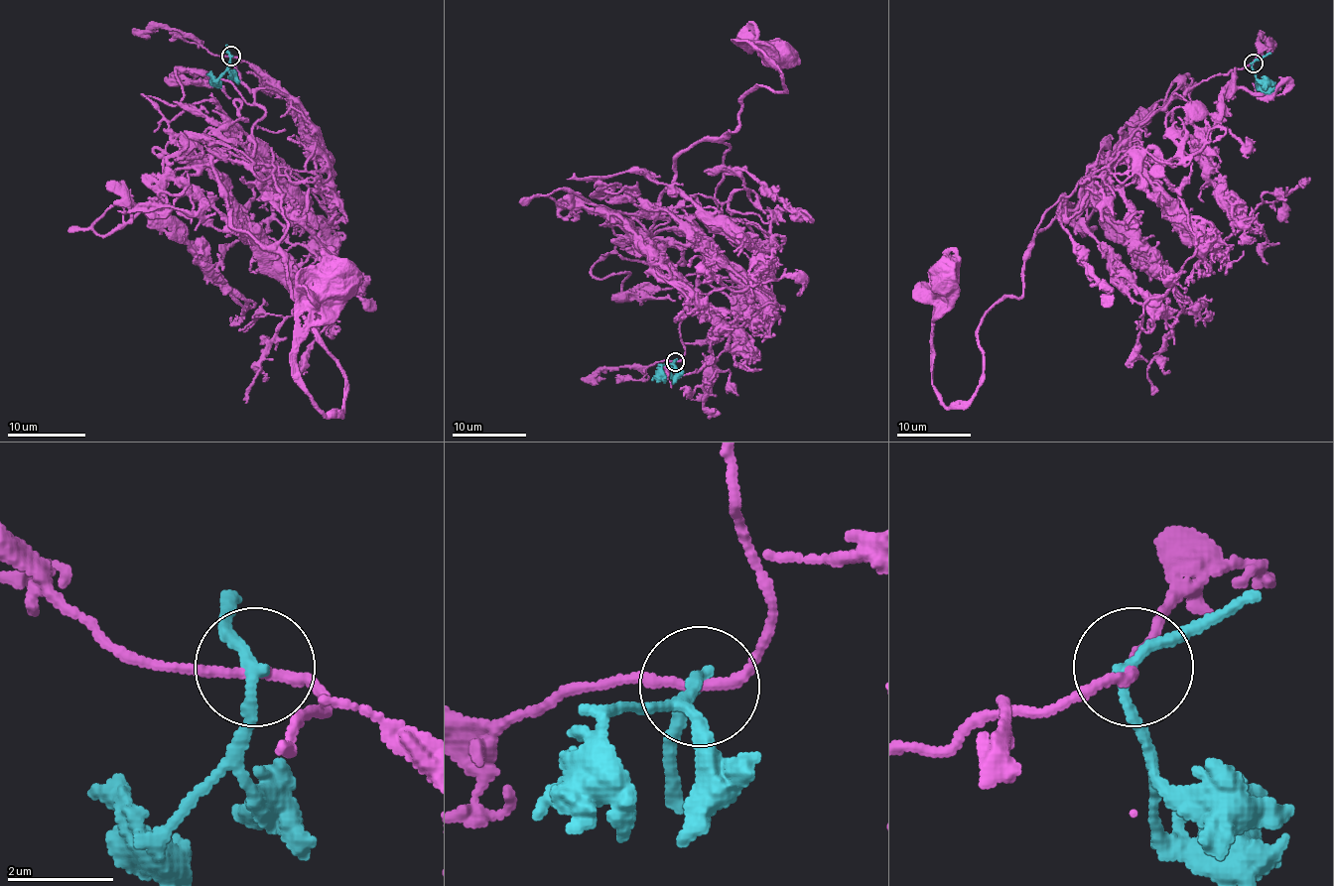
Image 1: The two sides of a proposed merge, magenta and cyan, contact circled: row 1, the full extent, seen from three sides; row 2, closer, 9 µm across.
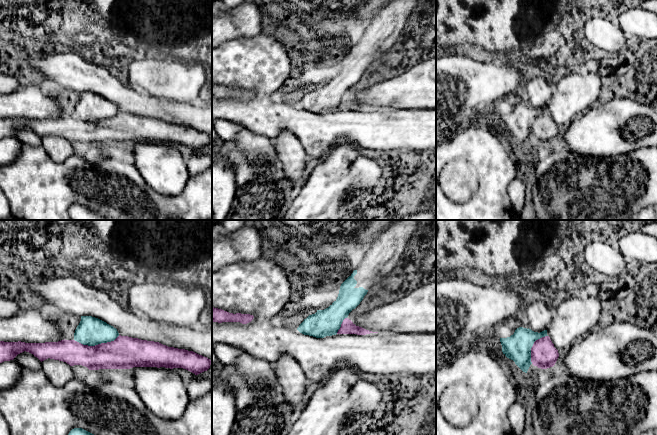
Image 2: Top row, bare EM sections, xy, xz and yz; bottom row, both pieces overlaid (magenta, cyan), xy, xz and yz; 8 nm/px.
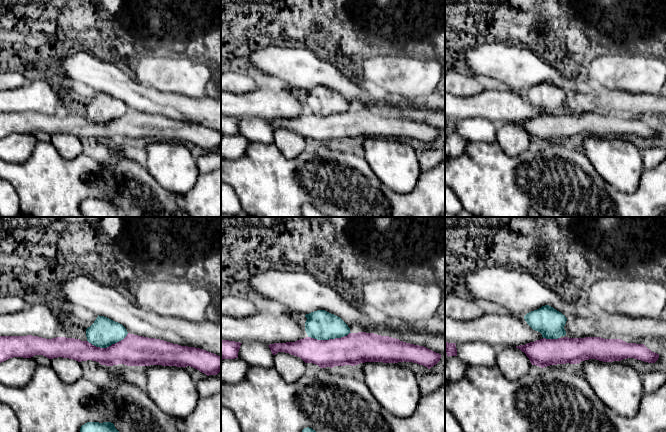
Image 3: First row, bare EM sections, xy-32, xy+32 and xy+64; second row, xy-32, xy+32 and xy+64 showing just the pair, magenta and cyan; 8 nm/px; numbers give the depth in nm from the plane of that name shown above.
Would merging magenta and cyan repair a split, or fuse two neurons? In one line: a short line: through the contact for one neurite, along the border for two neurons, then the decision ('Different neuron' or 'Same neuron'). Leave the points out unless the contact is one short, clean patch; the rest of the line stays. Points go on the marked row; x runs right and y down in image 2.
Line: xy (119, 335), (113, 340), (94, 345), (83, 345), (74, 340). Different neuron

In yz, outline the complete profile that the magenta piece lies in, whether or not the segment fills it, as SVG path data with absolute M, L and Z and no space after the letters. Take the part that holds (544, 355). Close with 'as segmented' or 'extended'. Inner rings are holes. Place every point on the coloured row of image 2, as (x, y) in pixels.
M549 336L536 340L531 348L531 362L541 369L553 367L559 357Z | as segmented

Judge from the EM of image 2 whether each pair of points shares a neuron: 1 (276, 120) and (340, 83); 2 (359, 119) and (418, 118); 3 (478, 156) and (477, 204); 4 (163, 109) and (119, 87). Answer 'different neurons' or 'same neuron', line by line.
1: different neurons
2: same neuron
3: same neuron
4: same neuron

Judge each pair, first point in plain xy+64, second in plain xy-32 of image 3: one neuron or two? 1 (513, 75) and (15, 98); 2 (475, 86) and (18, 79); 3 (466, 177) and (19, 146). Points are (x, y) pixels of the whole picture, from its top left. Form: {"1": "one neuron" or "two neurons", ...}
{"1": "two neurons", "2": "one neuron", "3": "two neurons"}

